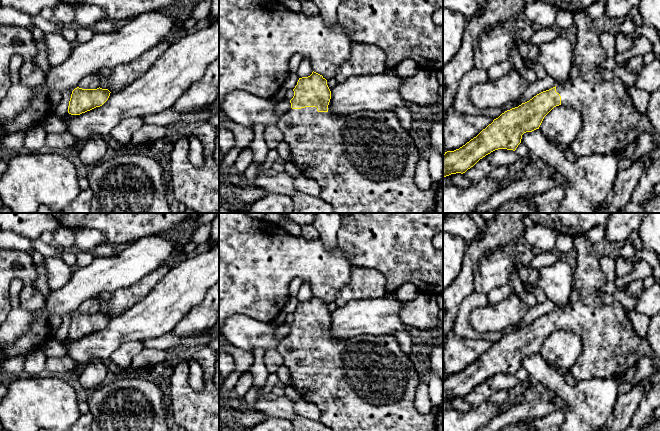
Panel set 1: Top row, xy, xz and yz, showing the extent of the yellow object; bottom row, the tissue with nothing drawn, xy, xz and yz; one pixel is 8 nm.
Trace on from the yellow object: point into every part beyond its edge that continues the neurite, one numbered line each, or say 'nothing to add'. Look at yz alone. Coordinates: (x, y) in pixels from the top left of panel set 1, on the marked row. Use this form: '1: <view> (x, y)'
1: yz (610, 122)

